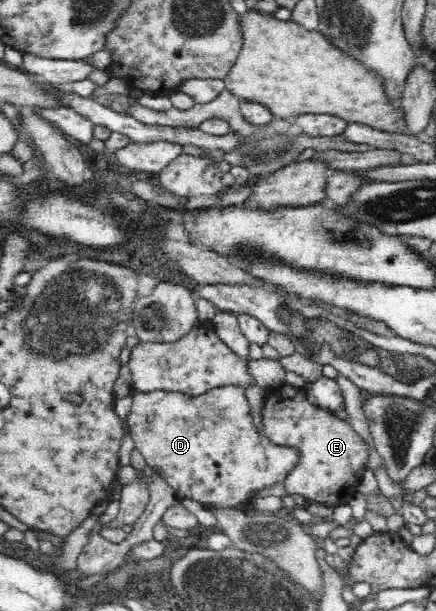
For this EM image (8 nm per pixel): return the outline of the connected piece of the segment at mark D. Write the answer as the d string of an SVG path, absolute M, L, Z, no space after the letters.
M231 385L212 388L200 396L132 392L127 426L147 469L159 470L181 498L214 504L216 508L237 509L240 504L244 508L264 486L282 484L300 463L299 449L272 444L258 431L244 391Z

